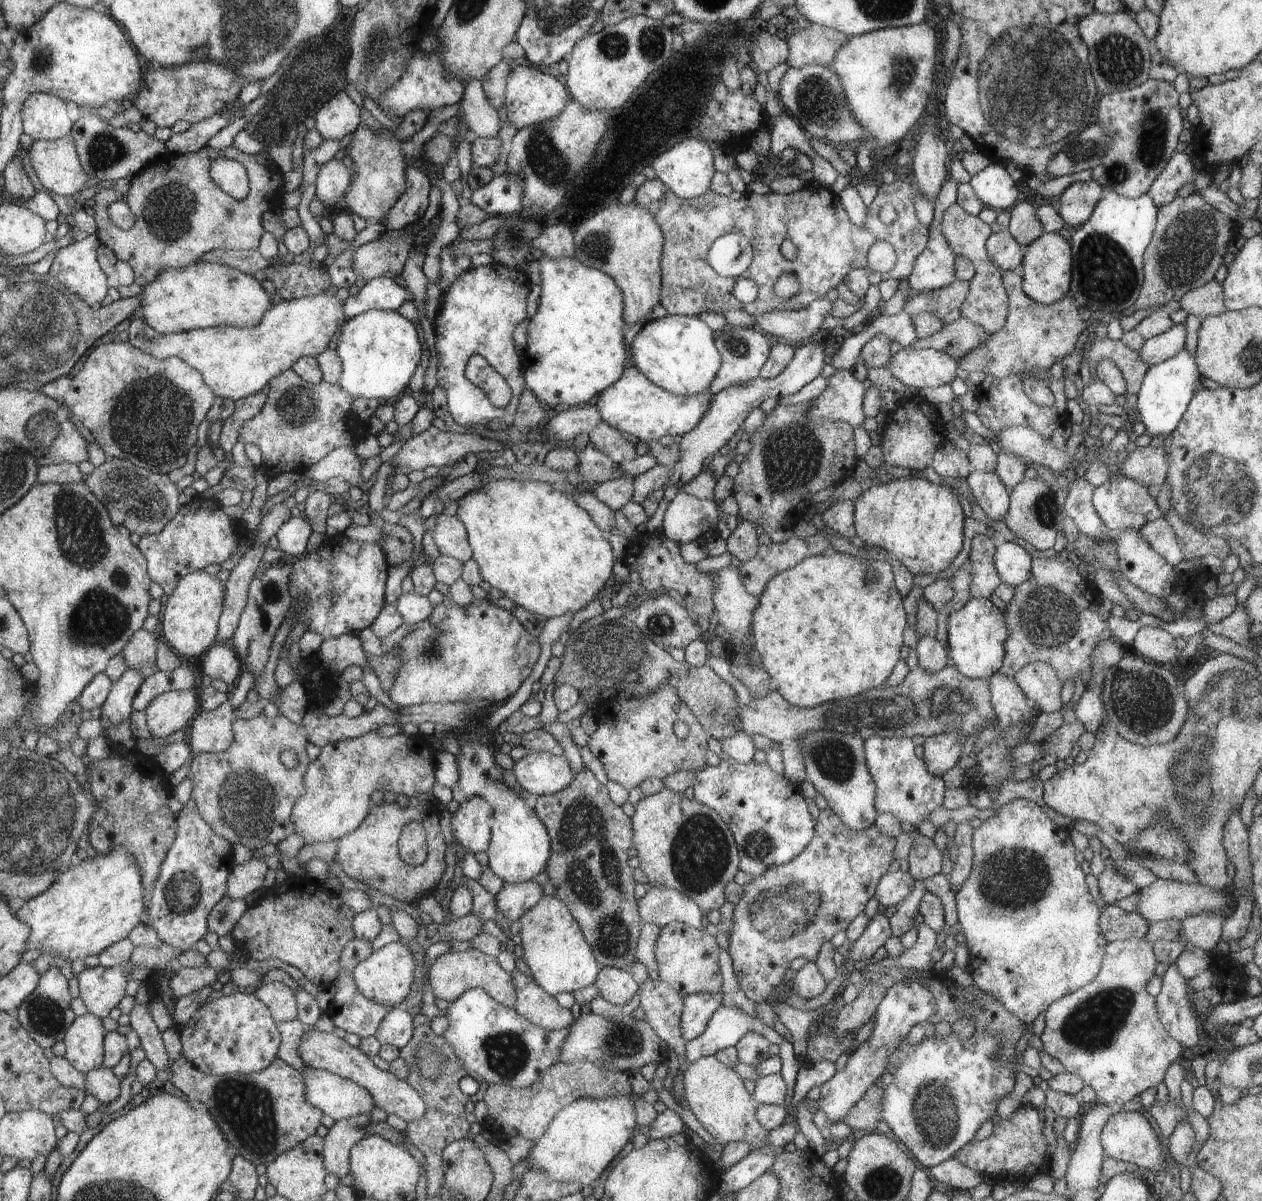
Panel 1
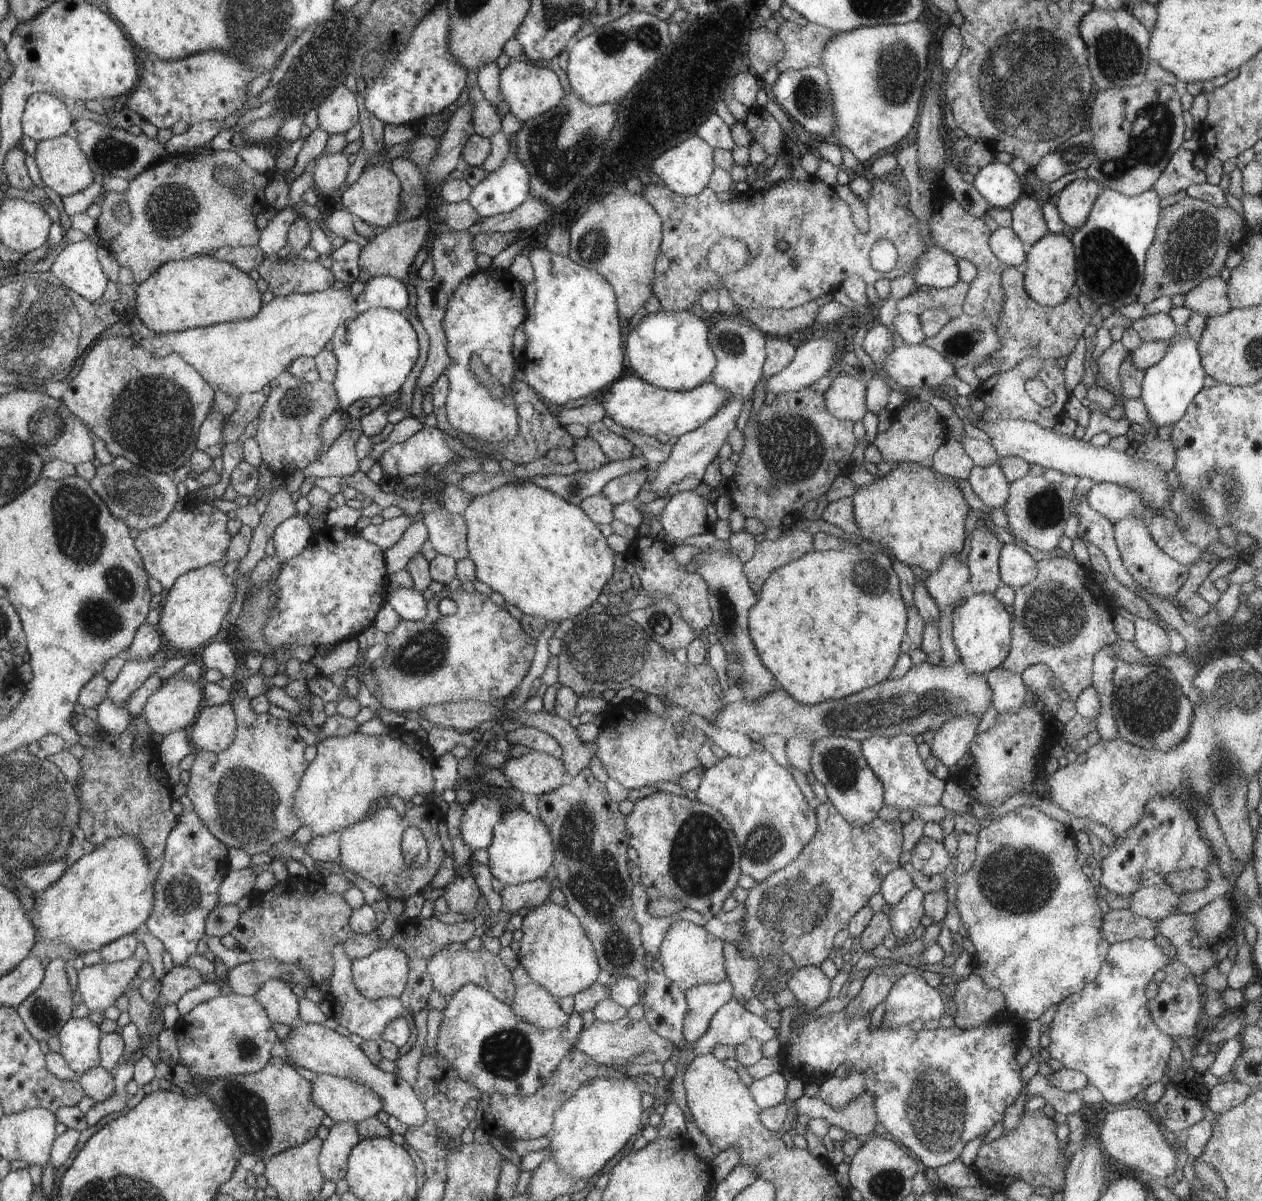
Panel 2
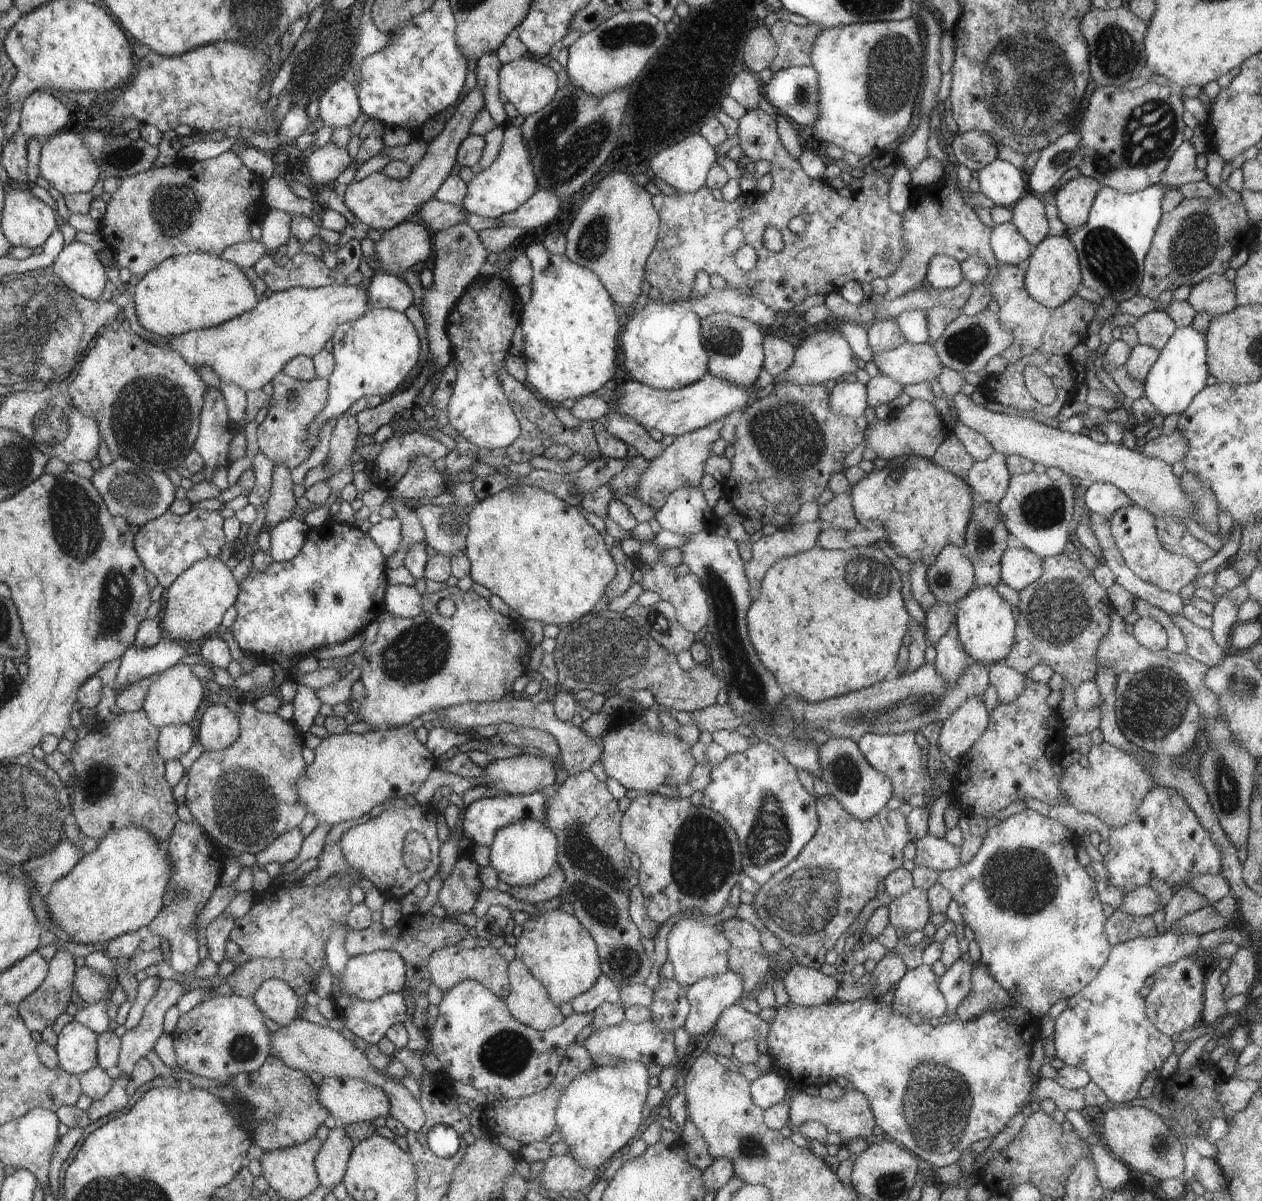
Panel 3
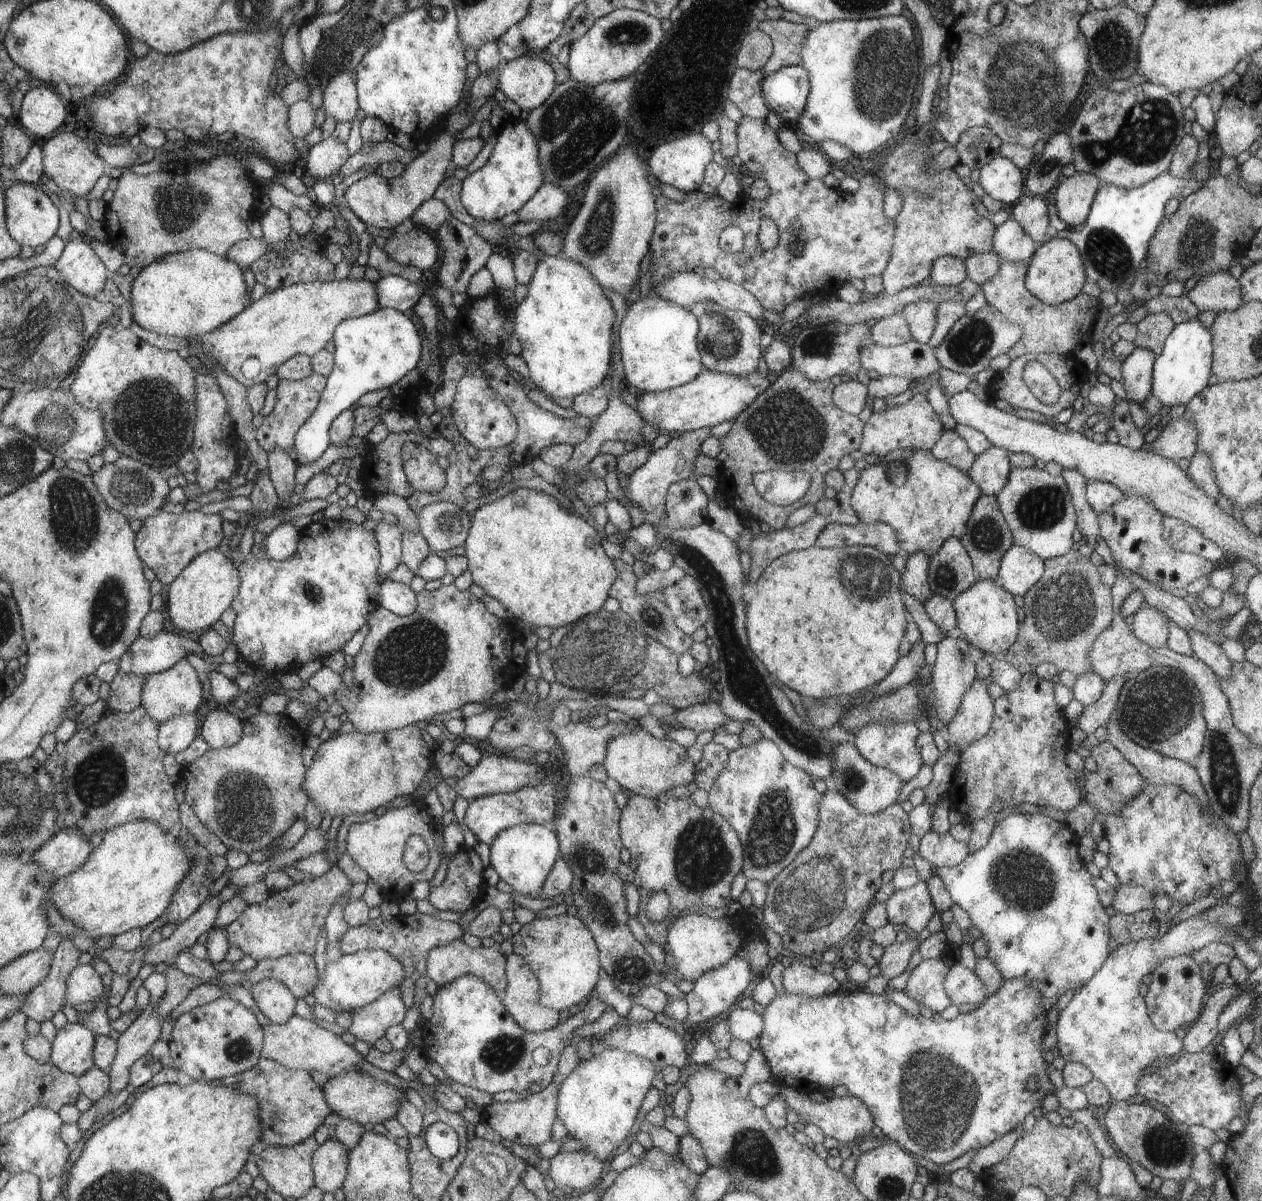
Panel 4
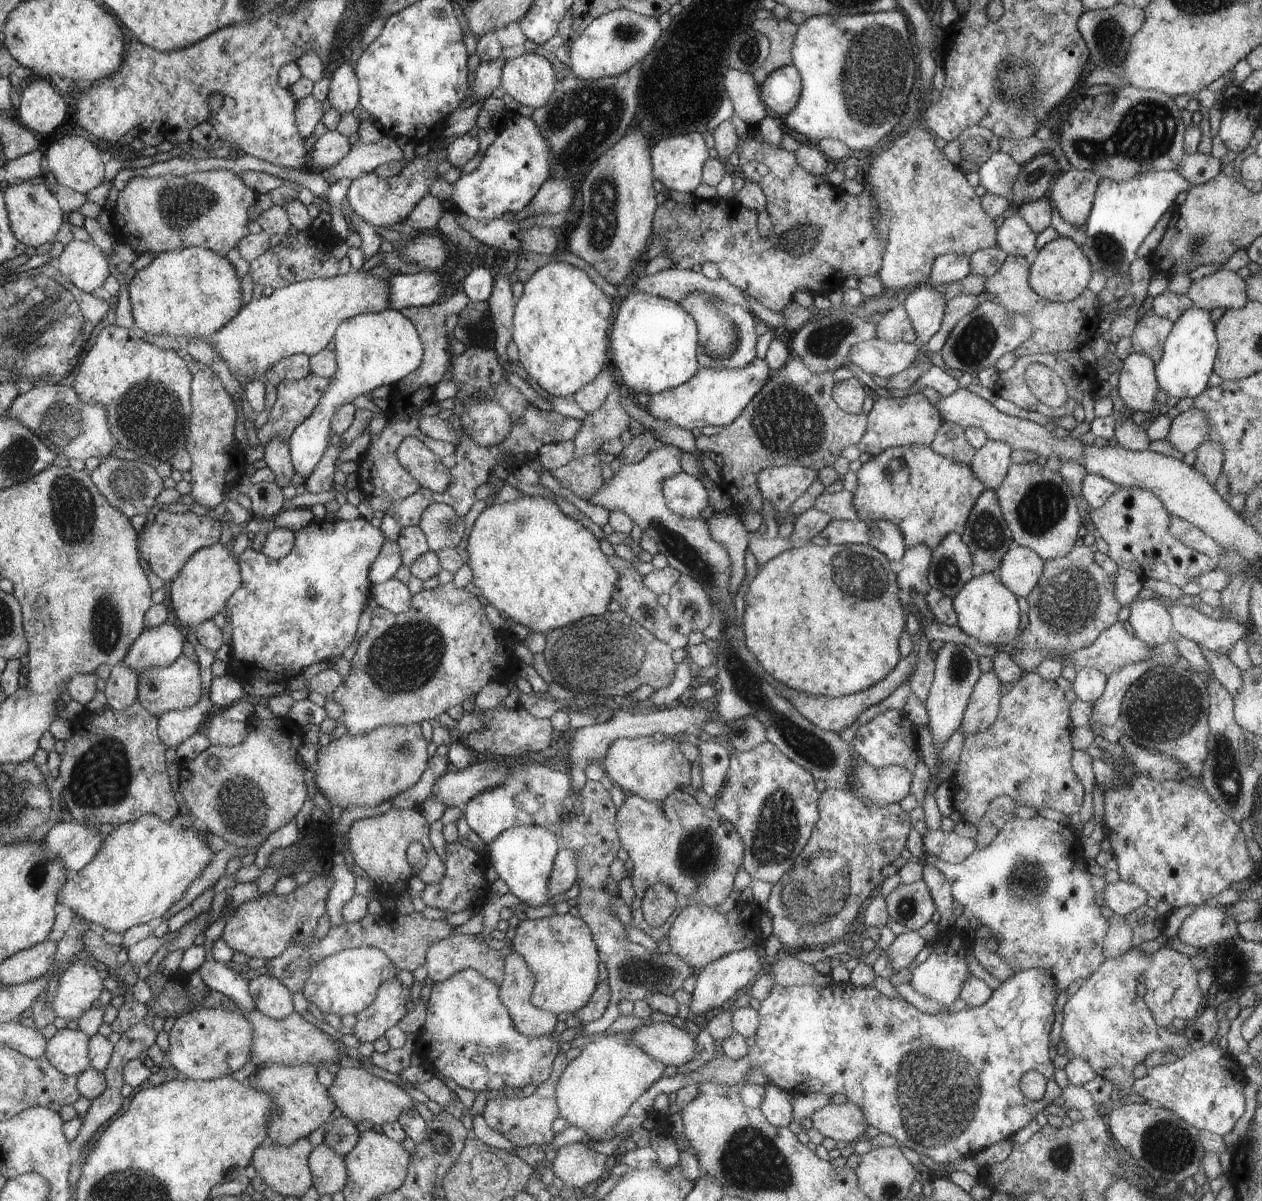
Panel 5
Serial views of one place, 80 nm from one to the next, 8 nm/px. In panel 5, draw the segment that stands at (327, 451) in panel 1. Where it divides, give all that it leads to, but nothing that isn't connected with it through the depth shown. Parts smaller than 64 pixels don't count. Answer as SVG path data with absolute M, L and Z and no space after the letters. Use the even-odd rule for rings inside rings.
M314 373L296 382L280 381L276 387L277 399L269 412L269 419L257 430L257 437L261 444L266 446L272 439L280 439L287 443L294 434L295 428L299 427L319 406L319 400L330 383L331 381L327 377L321 377Z

